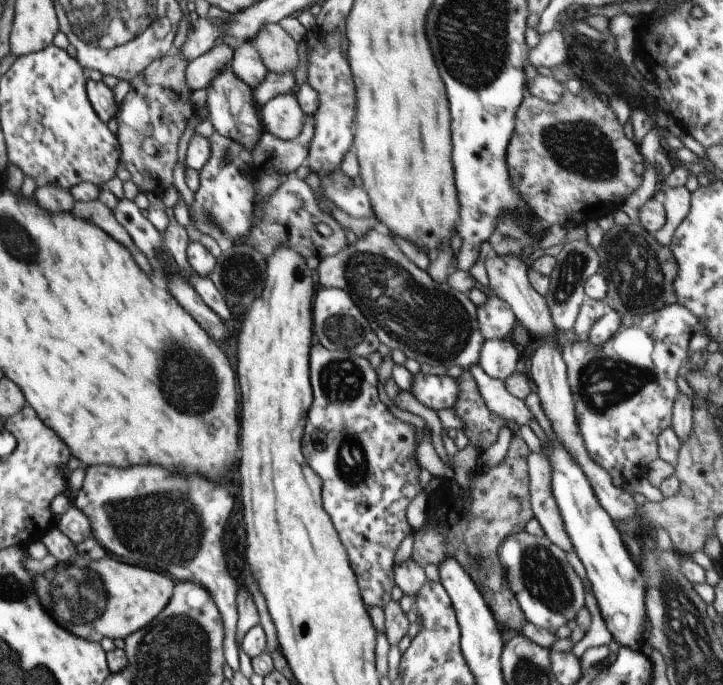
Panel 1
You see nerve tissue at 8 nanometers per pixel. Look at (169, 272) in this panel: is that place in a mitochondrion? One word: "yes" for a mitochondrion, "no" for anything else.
no

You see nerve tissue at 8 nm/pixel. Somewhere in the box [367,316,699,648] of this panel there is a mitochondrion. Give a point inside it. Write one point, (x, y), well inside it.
(603, 384)

